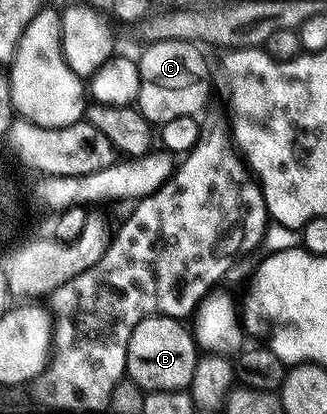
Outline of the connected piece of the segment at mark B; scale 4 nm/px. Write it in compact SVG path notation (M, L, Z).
M148 317L131 331L125 373L140 389L155 392L188 390L196 373L199 350L192 332L176 317Z

